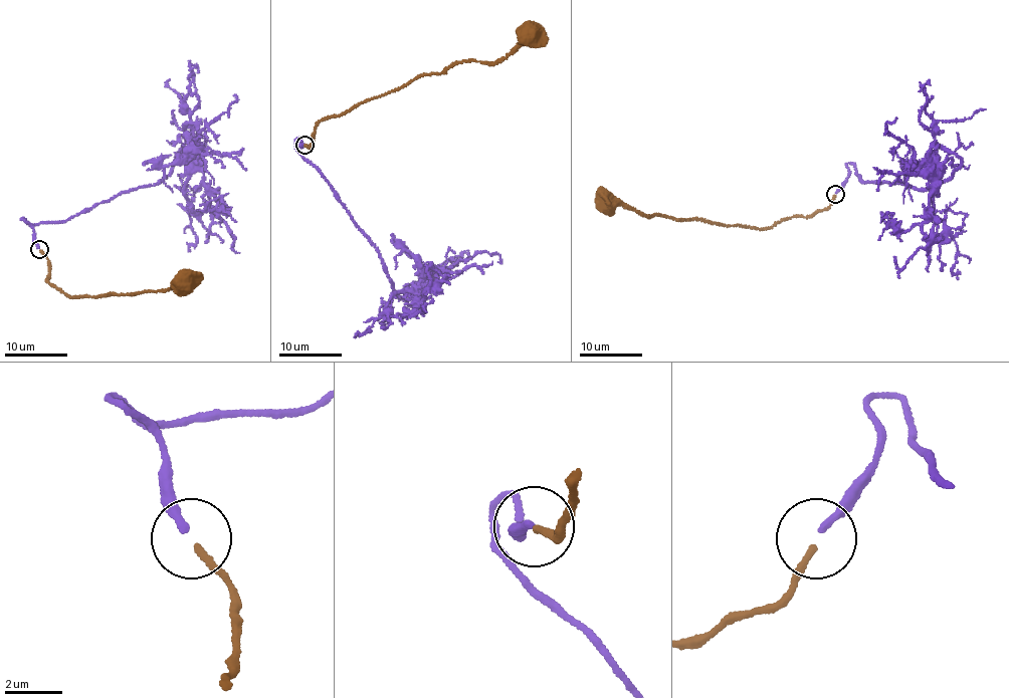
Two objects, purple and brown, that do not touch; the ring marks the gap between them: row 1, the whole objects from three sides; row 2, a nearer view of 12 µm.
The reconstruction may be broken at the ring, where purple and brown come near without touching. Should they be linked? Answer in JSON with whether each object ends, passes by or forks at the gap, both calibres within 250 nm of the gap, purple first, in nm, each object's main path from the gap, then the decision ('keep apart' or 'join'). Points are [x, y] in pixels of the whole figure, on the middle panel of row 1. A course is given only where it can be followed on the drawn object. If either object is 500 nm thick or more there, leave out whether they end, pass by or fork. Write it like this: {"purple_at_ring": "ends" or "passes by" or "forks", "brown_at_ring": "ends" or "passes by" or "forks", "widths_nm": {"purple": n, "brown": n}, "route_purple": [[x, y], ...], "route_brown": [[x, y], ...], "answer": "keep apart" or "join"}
{"purple_at_ring": "ends", "brown_at_ring": "ends", "widths_nm": {"purple": 260, "brown": 240}, "route_purple": [[305, 145], [397, 295], [410, 305], [419, 292], [405, 304], [413, 315], [431, 298]], "route_brown": [[305, 146], [321, 121], [459, 62], [500, 62], [531, 40], [531, 34]], "answer": "join"}

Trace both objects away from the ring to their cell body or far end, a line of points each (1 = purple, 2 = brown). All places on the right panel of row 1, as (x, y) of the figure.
1: (836, 193), (846, 165), (920, 190), (961, 159), (948, 153), (928, 197), (927, 245), (900, 269), (894, 256)
2: (835, 195), (826, 208), (810, 215), (790, 217), (757, 229), (656, 214), (647, 218), (621, 204), (606, 202)

